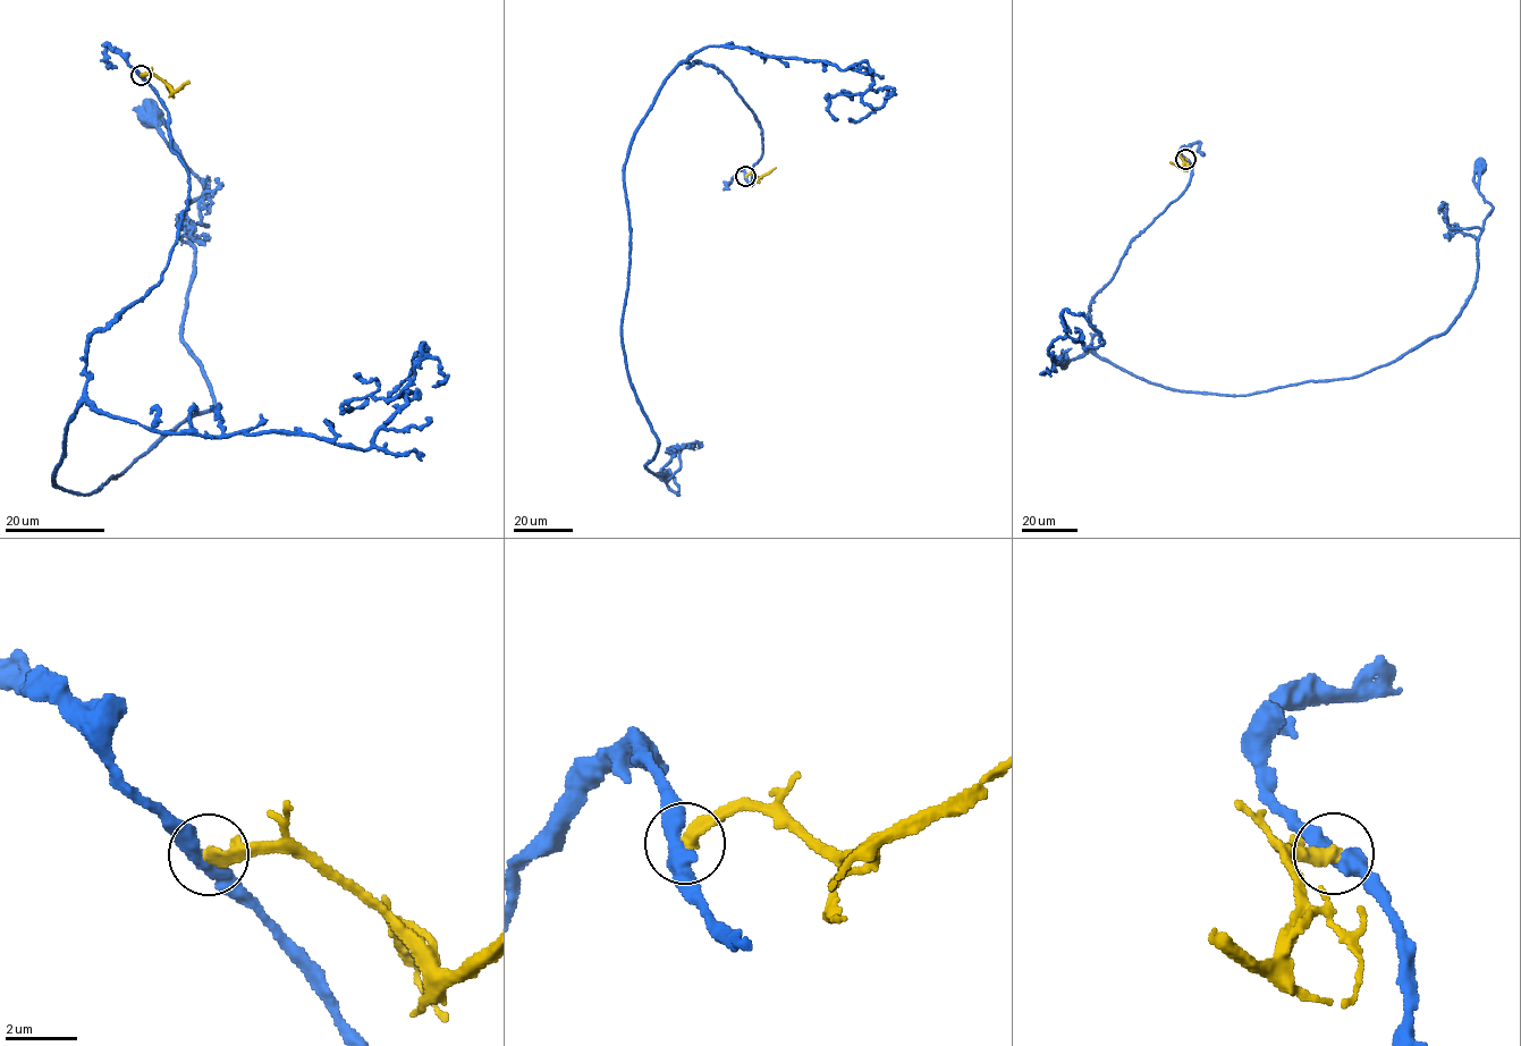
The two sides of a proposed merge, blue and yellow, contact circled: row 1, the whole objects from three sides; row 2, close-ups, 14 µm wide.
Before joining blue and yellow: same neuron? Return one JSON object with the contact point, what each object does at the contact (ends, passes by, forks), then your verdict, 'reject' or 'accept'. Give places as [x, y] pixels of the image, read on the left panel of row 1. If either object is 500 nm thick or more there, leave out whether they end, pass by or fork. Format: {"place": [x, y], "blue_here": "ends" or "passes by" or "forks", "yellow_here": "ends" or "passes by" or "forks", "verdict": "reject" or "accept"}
{"place": [141, 75], "blue_here": "passes by", "yellow_here": "ends", "verdict": "reject"}

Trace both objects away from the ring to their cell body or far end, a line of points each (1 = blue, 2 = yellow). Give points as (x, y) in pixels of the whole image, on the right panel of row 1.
1: (1185, 159), (1090, 303), (1092, 348), (1235, 395), (1444, 332), (1493, 208), (1481, 166)
2: (1185, 159), (1181, 159), (1181, 167), (1171, 162)

